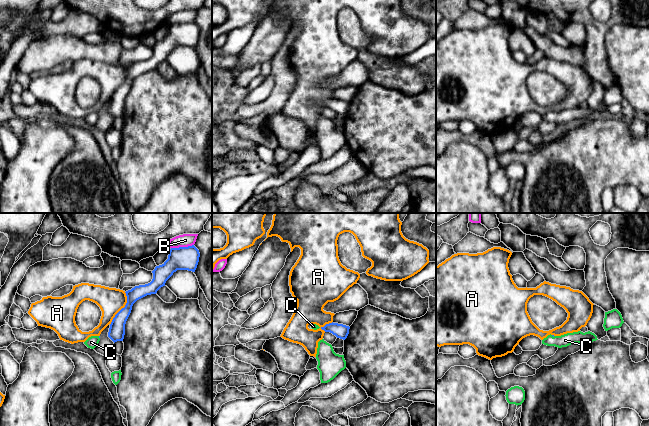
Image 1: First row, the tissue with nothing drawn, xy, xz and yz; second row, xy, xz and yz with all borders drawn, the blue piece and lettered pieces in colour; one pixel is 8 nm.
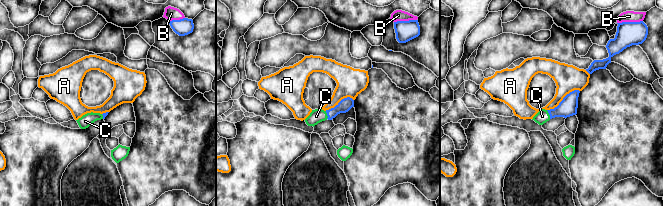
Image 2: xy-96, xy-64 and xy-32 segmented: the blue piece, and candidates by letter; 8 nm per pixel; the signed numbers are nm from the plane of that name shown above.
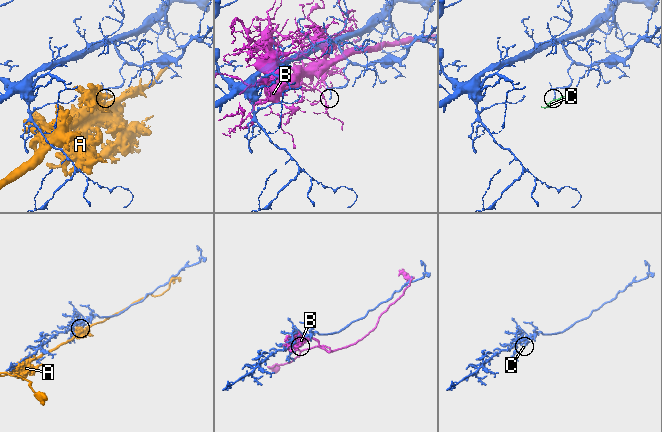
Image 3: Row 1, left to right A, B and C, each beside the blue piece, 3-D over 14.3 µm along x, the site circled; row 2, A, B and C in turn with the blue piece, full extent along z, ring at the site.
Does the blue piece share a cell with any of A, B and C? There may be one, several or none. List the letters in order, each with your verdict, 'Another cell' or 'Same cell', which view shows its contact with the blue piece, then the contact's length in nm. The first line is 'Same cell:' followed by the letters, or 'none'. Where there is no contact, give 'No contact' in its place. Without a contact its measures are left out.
Same cell: C
A: Another cell. Touches blue in xy. Shared border 300 nm
B: Another cell. Touches blue in xy. Shared border 190 nm
C: Same cell. No contact

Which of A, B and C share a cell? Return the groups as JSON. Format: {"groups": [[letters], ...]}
{"groups": [["A"], ["B"], ["C"]]}

